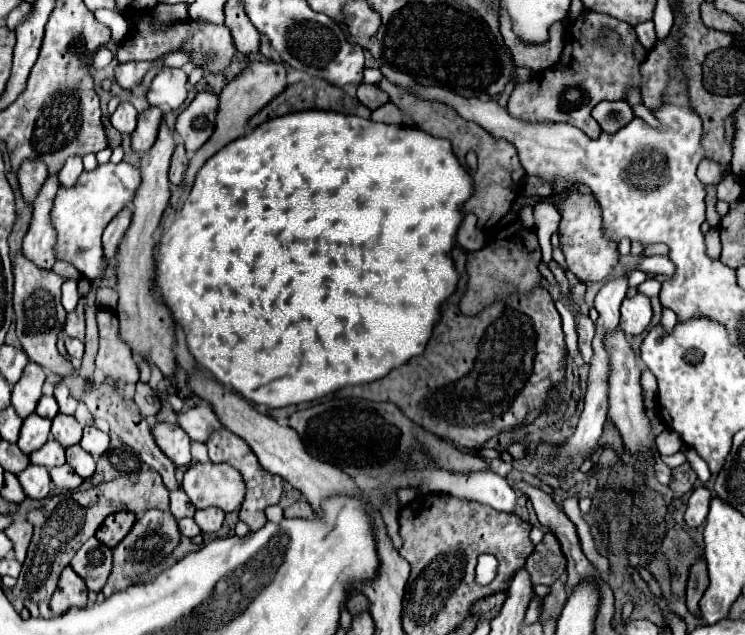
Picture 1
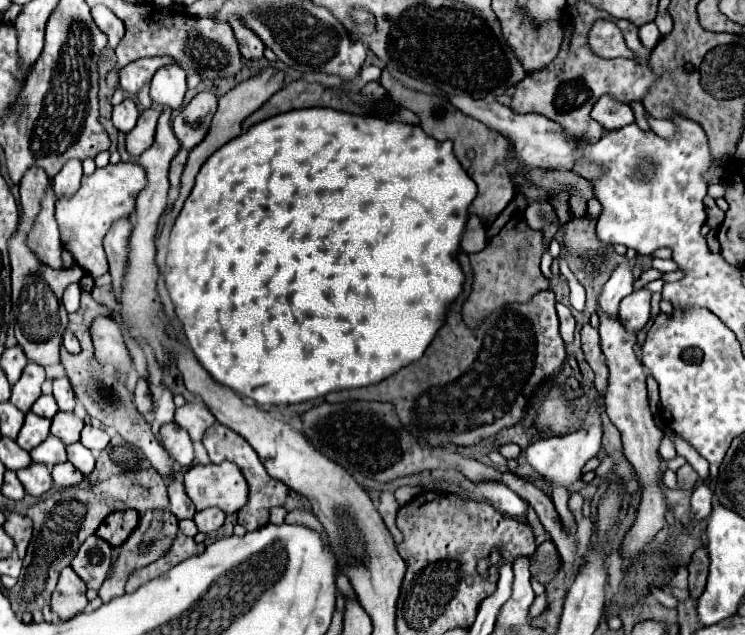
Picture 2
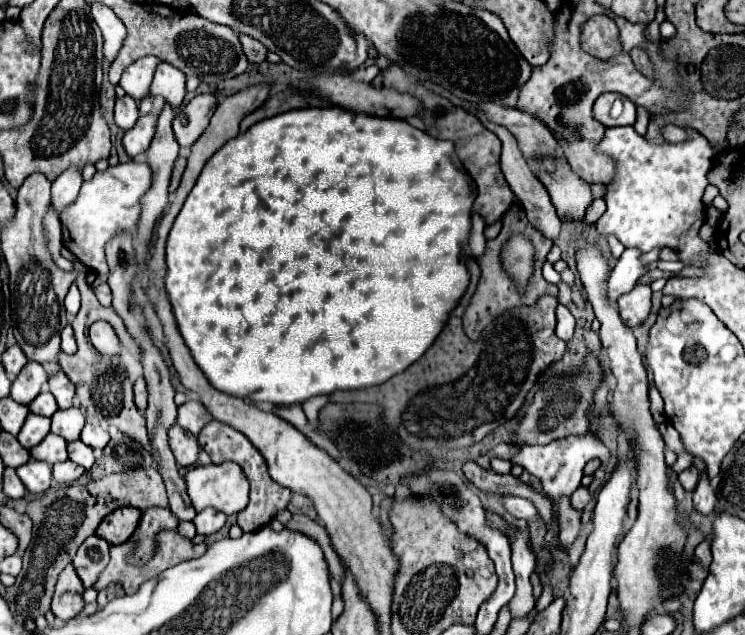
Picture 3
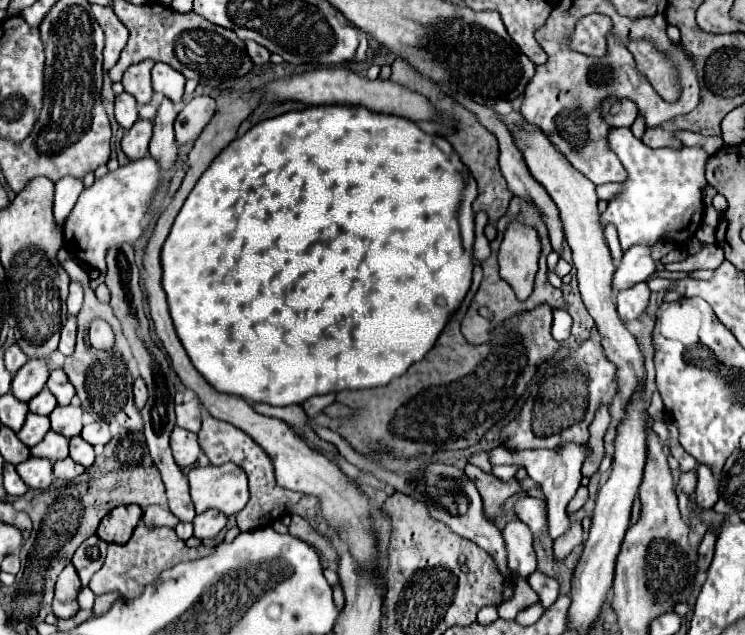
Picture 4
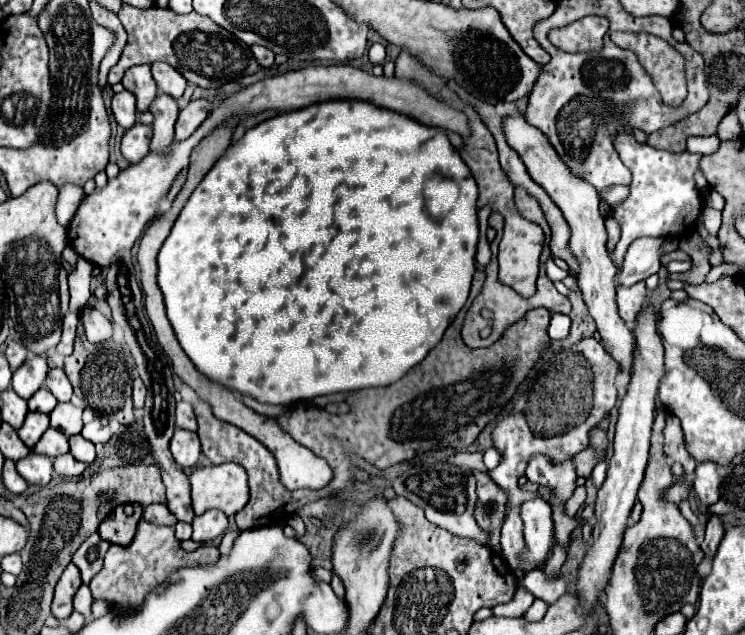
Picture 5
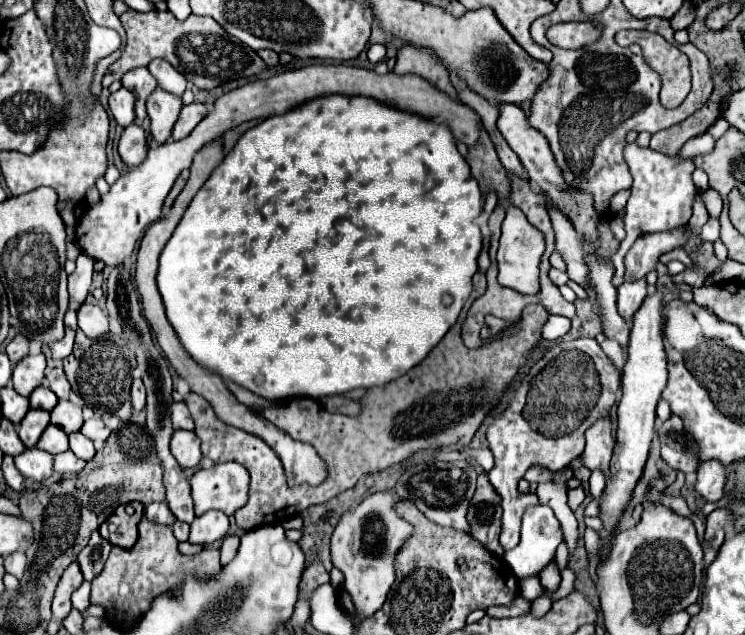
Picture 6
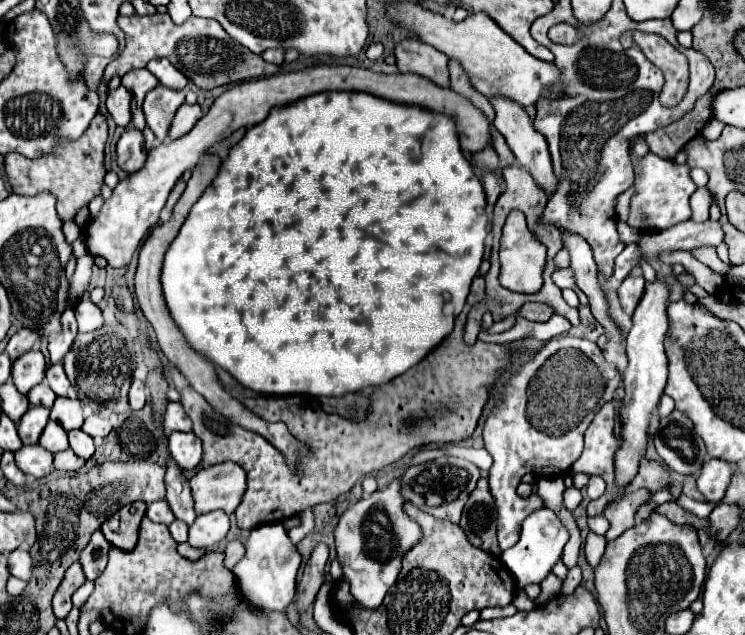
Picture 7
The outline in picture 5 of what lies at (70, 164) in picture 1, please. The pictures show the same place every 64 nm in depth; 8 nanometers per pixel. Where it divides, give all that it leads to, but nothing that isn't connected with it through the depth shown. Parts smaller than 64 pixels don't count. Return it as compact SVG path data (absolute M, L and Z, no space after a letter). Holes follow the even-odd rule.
M64 184L60 188L58 194L58 204L56 204L56 216L60 220L60 224L70 224L74 214L76 214L76 206L80 206L84 198L84 190L80 186L74 184Z

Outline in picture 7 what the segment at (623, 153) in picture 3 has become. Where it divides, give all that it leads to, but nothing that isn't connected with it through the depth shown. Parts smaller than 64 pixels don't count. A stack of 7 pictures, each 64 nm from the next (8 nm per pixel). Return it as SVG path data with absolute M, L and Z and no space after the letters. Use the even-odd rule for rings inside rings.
M648 152L644 158L634 160L632 164L640 168L640 178L636 180L636 194L630 202L630 220L628 224L642 232L652 230L666 230L678 222L684 222L692 216L690 210L690 196L696 190L696 184L690 178L690 168L686 164L676 164L672 160L664 160L652 152ZM629 243L624 252L616 258L616 266L614 266L614 278L616 280L624 280L628 276L629 272L637 264L639 257L639 251L635 243Z

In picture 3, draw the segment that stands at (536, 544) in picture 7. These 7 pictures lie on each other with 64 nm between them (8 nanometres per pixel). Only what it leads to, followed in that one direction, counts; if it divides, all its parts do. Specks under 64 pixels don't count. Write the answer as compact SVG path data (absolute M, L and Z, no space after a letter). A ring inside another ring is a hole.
M502 496L502 502L504 502L504 508L520 520L530 522L530 520L540 518L540 514L536 512L536 506L530 500L524 500L524 498L518 498L518 496Z

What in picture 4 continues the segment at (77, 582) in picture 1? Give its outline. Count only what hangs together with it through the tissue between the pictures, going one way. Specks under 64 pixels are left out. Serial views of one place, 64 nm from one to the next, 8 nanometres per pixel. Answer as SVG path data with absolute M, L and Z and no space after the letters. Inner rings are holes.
M68 564L58 576L52 612L58 618L72 618L78 612L78 602L76 602L78 592L80 592L80 578L76 576L76 568Z

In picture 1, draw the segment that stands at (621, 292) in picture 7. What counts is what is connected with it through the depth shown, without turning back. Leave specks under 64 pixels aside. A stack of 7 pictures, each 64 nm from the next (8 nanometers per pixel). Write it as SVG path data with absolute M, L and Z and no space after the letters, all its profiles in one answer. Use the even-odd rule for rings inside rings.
M646 294L624 298L620 306L620 328L628 336L642 334L650 324L650 318L652 318L652 308L650 308L650 298Z

